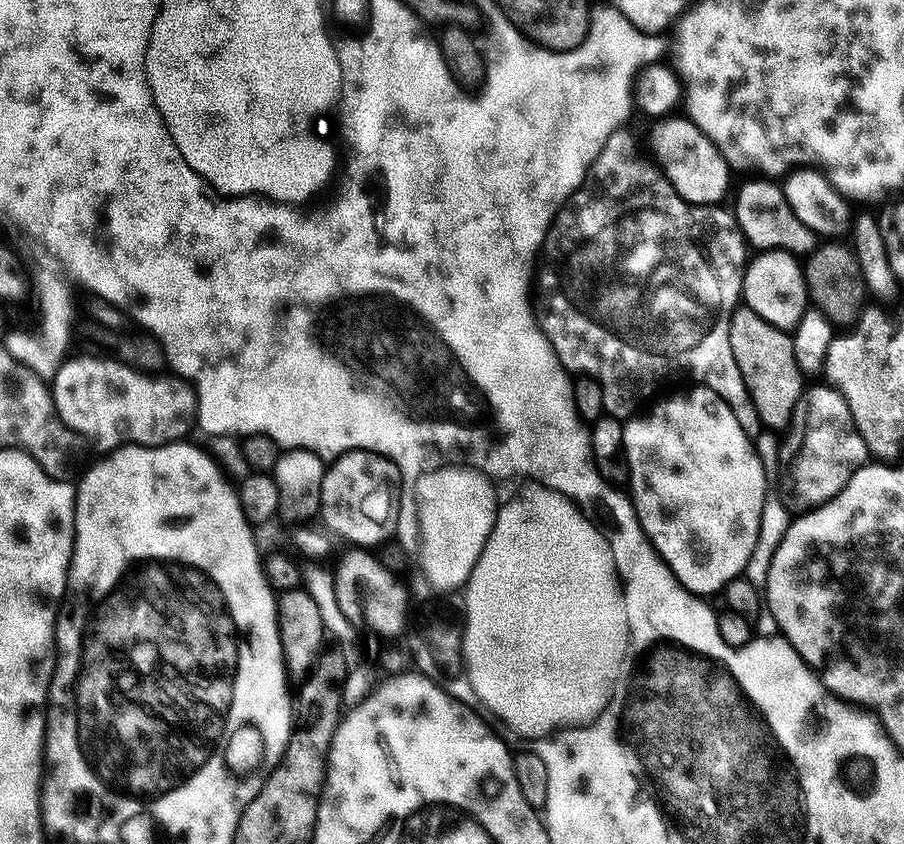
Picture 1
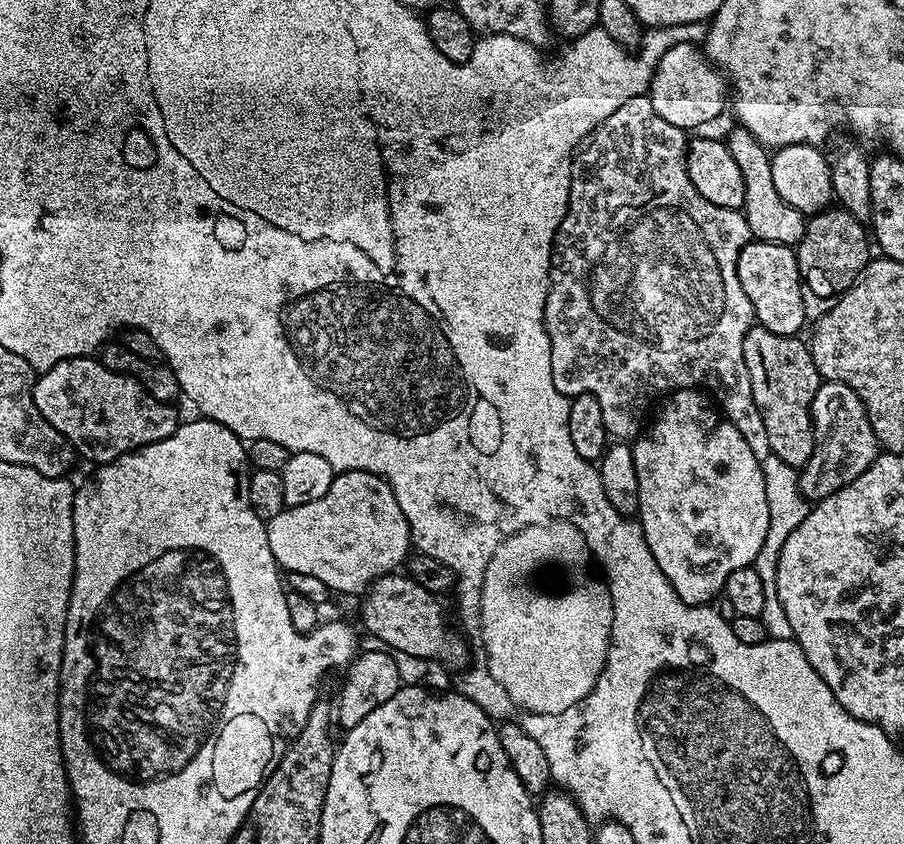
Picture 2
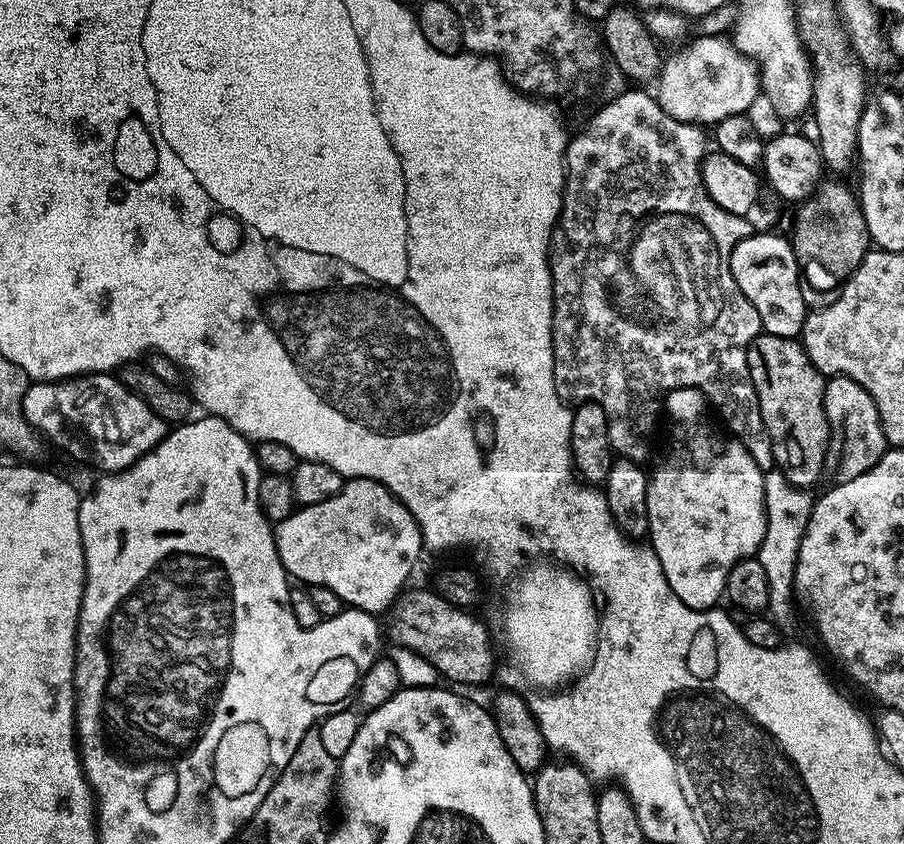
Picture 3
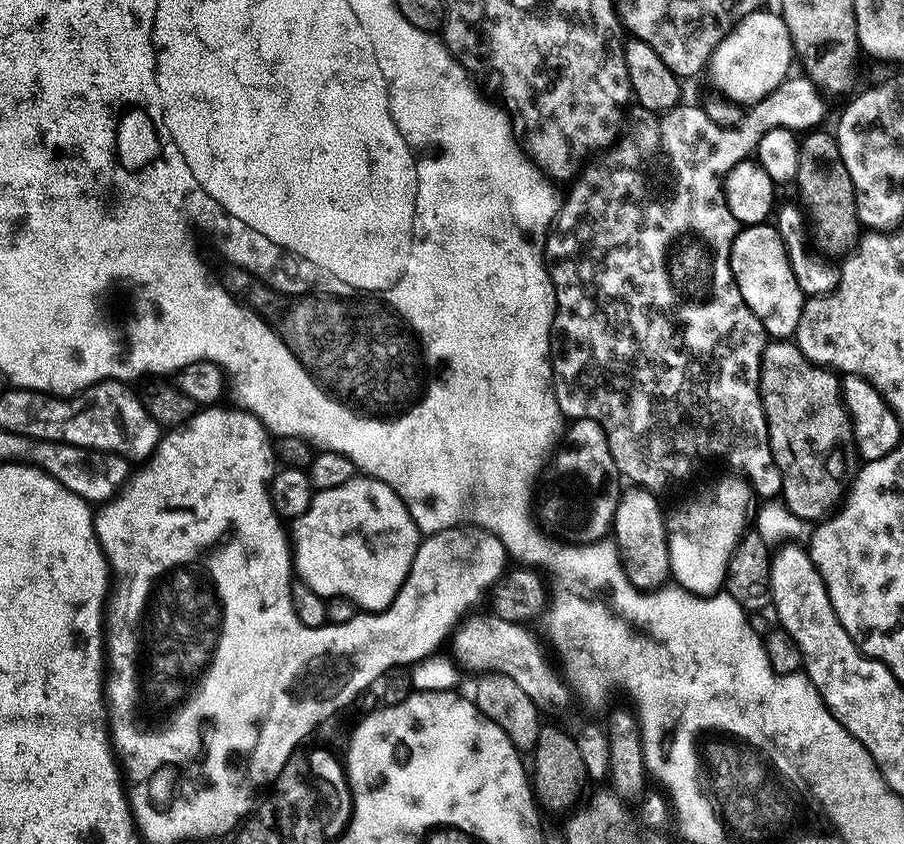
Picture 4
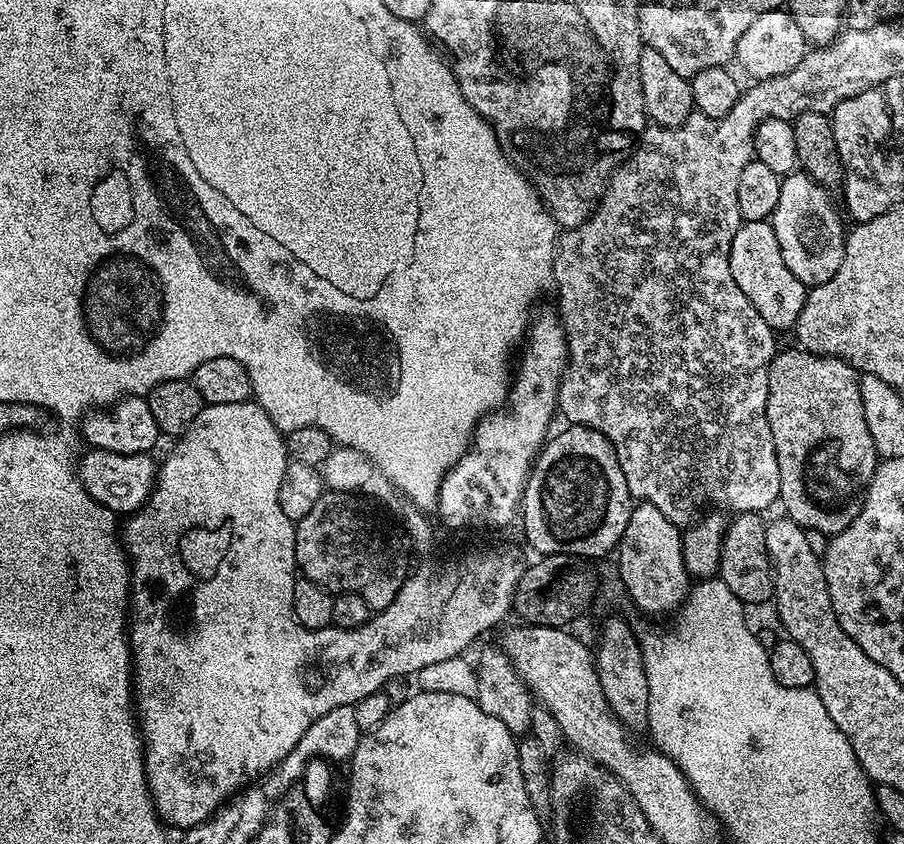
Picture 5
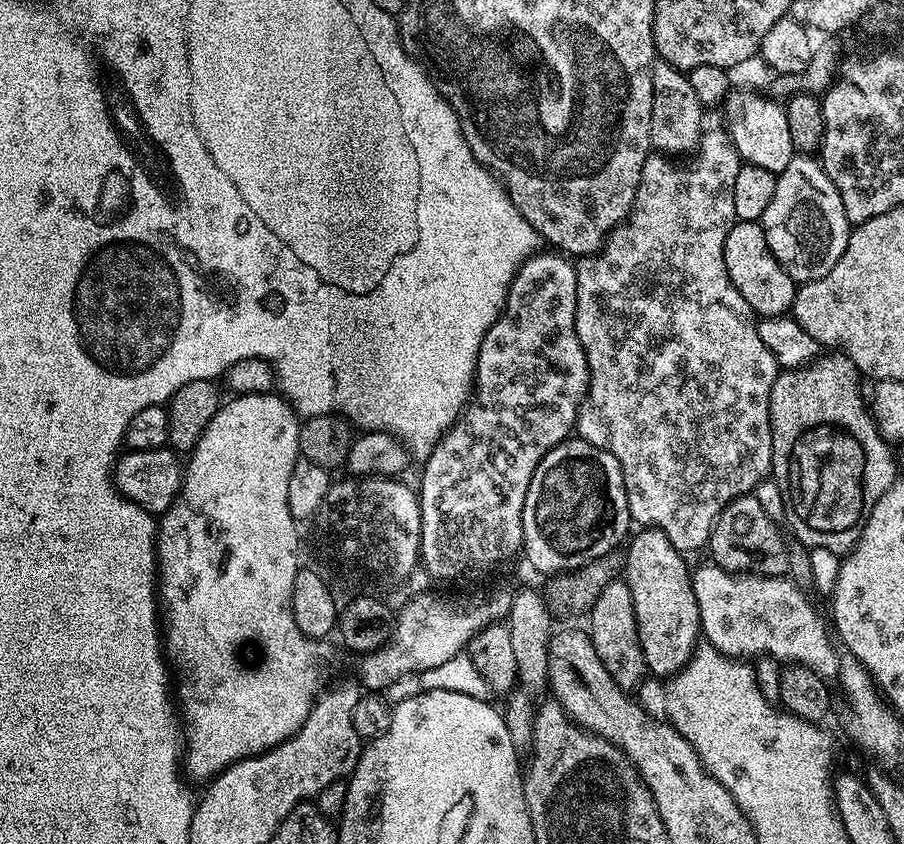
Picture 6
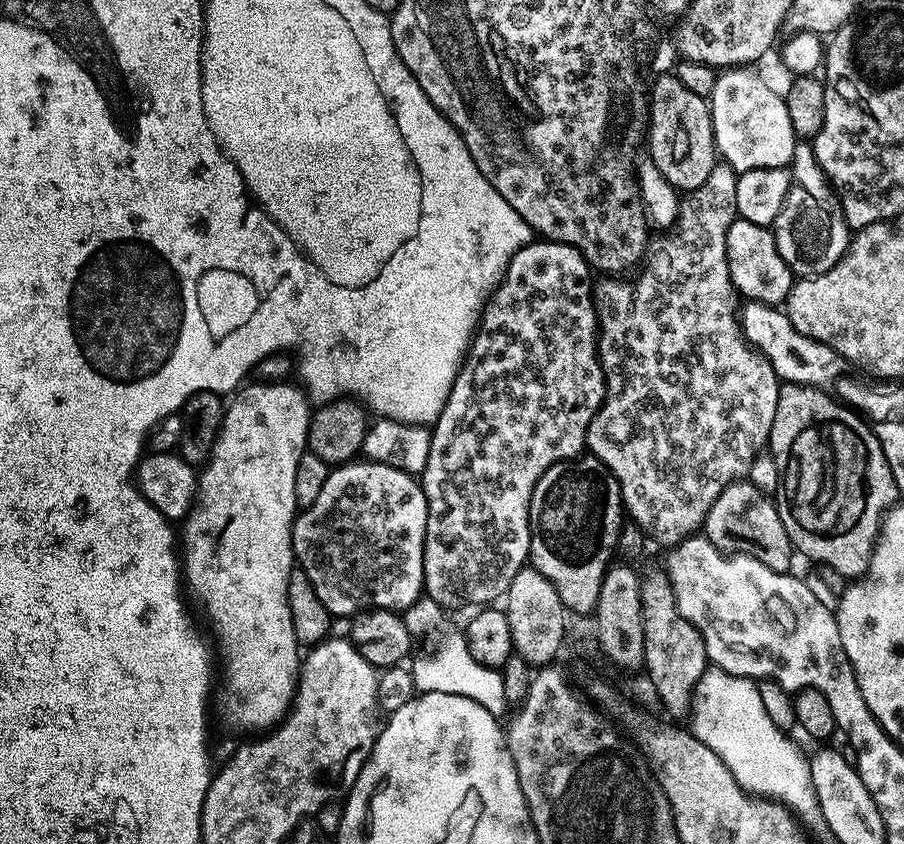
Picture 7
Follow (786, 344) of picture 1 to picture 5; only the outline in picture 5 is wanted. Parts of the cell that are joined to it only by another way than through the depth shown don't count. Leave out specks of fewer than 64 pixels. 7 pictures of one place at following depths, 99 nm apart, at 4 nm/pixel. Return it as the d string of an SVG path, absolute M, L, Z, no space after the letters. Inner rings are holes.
M799 346L777 351L770 362L768 375L768 397L766 398L766 418L770 422L770 434L774 438L774 450L804 450L804 442L812 442L806 448L806 460L802 470L824 468L824 528L819 535L831 538L838 535L854 518L858 518L864 501L864 489L876 473L878 457L874 438L866 426L866 414L862 410L860 393L861 373L839 356L819 356L806 352ZM824 440L824 452L818 450L818 442Z

